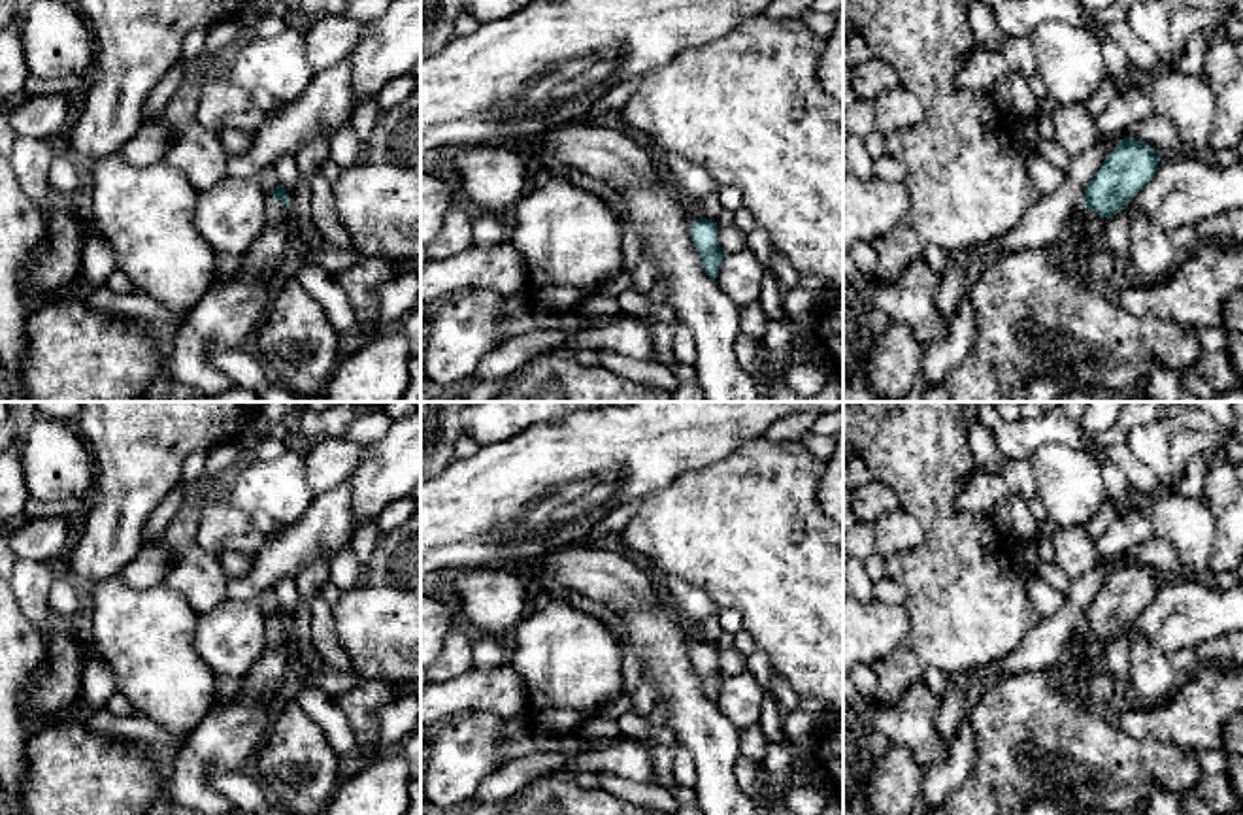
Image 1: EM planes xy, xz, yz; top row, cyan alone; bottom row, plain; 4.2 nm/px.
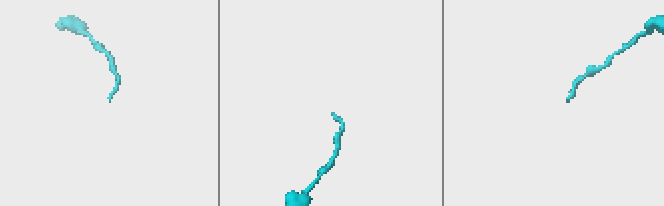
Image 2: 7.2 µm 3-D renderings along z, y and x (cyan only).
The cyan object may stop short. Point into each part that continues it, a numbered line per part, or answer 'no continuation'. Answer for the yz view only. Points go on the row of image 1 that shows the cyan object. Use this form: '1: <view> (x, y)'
1: yz (1091, 225)

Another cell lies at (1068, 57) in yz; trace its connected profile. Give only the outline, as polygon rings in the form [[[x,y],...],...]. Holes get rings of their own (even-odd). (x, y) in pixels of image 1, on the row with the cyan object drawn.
[[[1045,23],[1030,42],[1045,89],[1060,104],[1086,102],[1107,77],[1102,45],[1086,26]]]

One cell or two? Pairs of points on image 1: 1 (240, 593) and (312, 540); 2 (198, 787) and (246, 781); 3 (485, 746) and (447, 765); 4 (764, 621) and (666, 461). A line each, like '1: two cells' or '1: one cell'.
1: one cell
2: two cells
3: one cell
4: two cells

